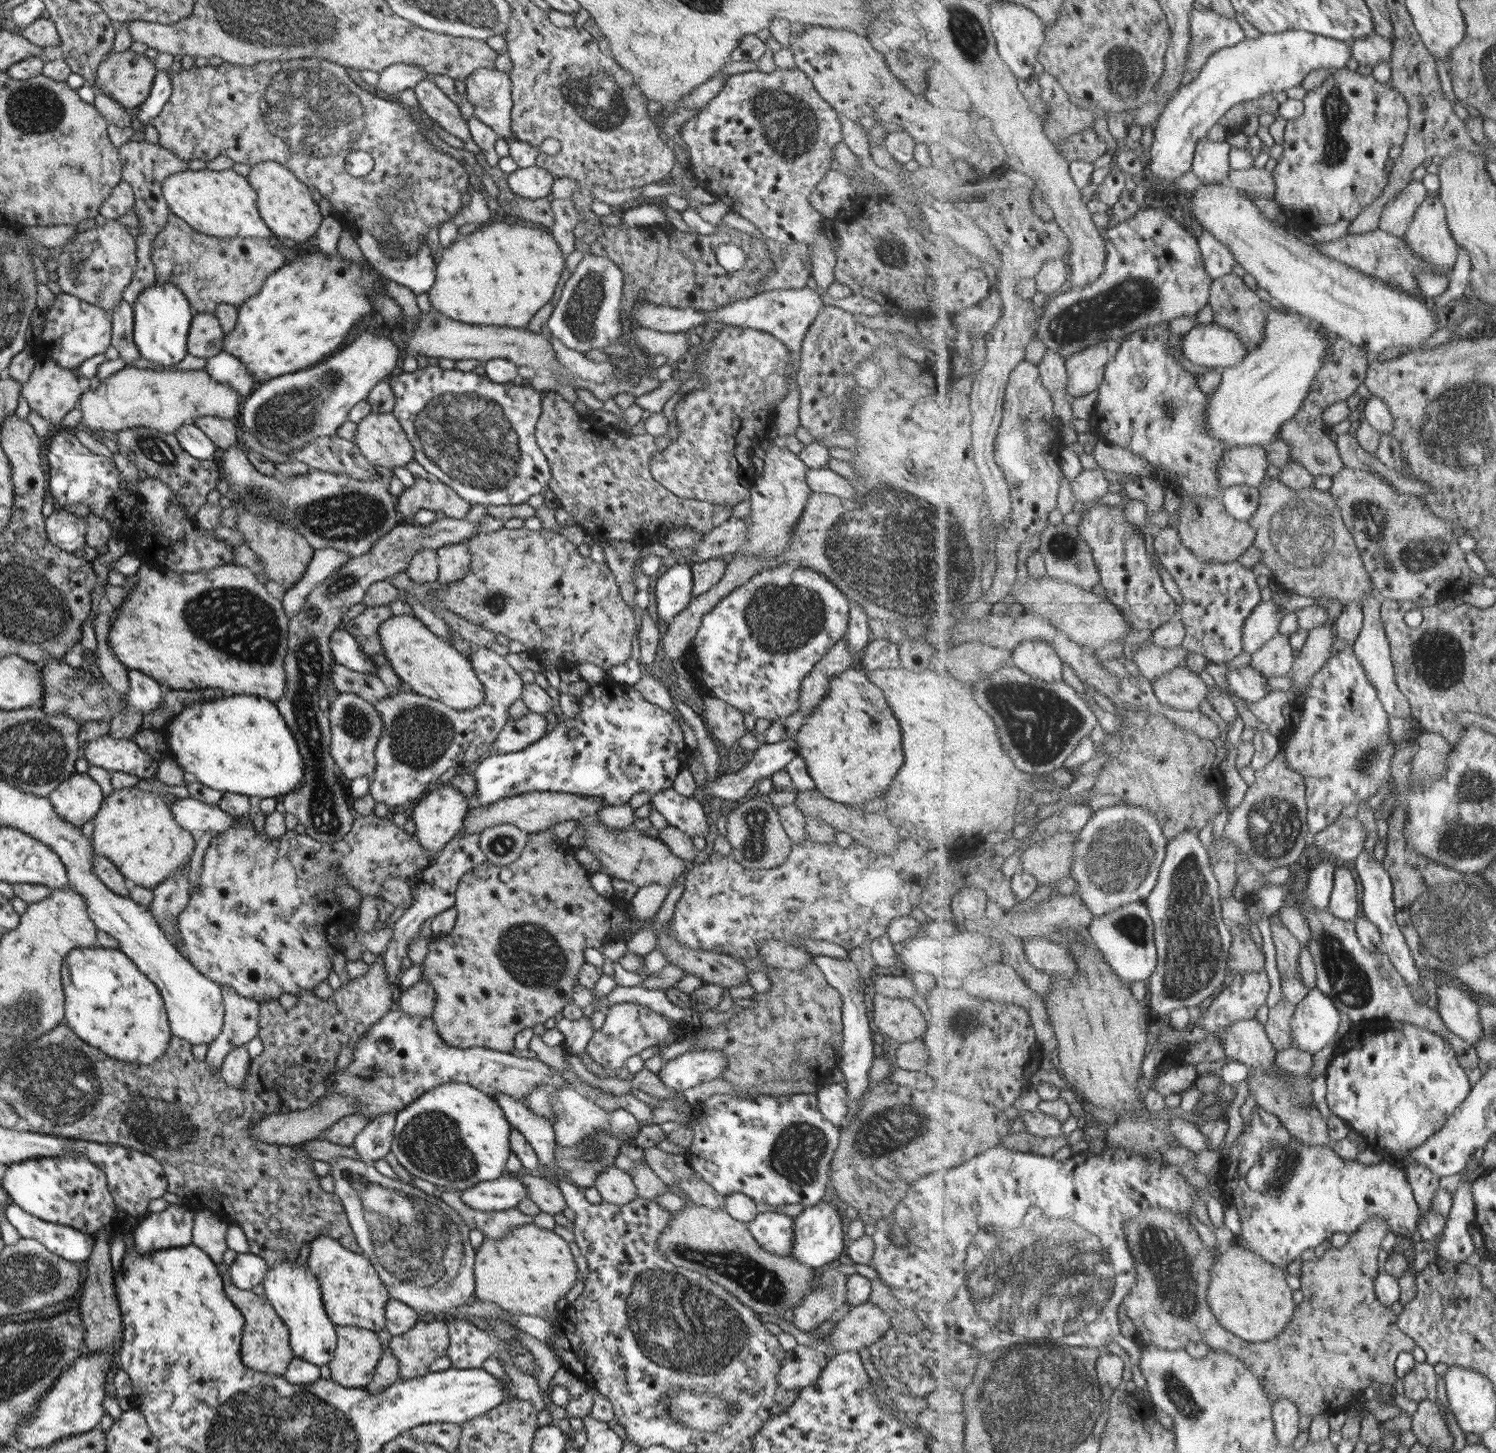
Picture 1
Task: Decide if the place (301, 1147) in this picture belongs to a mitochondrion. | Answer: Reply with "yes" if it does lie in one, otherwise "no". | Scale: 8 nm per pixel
no

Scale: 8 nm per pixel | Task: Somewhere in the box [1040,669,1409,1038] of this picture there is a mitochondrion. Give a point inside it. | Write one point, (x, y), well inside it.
(1194, 951)

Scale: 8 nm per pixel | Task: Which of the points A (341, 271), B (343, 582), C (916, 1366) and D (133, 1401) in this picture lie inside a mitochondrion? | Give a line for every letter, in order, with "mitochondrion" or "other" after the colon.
A: other
B: mitochondrion
C: mitochondrion
D: other

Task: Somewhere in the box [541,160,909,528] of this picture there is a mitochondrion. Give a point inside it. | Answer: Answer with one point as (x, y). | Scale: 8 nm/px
(583, 311)

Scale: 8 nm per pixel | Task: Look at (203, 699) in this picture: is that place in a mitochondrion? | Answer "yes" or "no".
no

